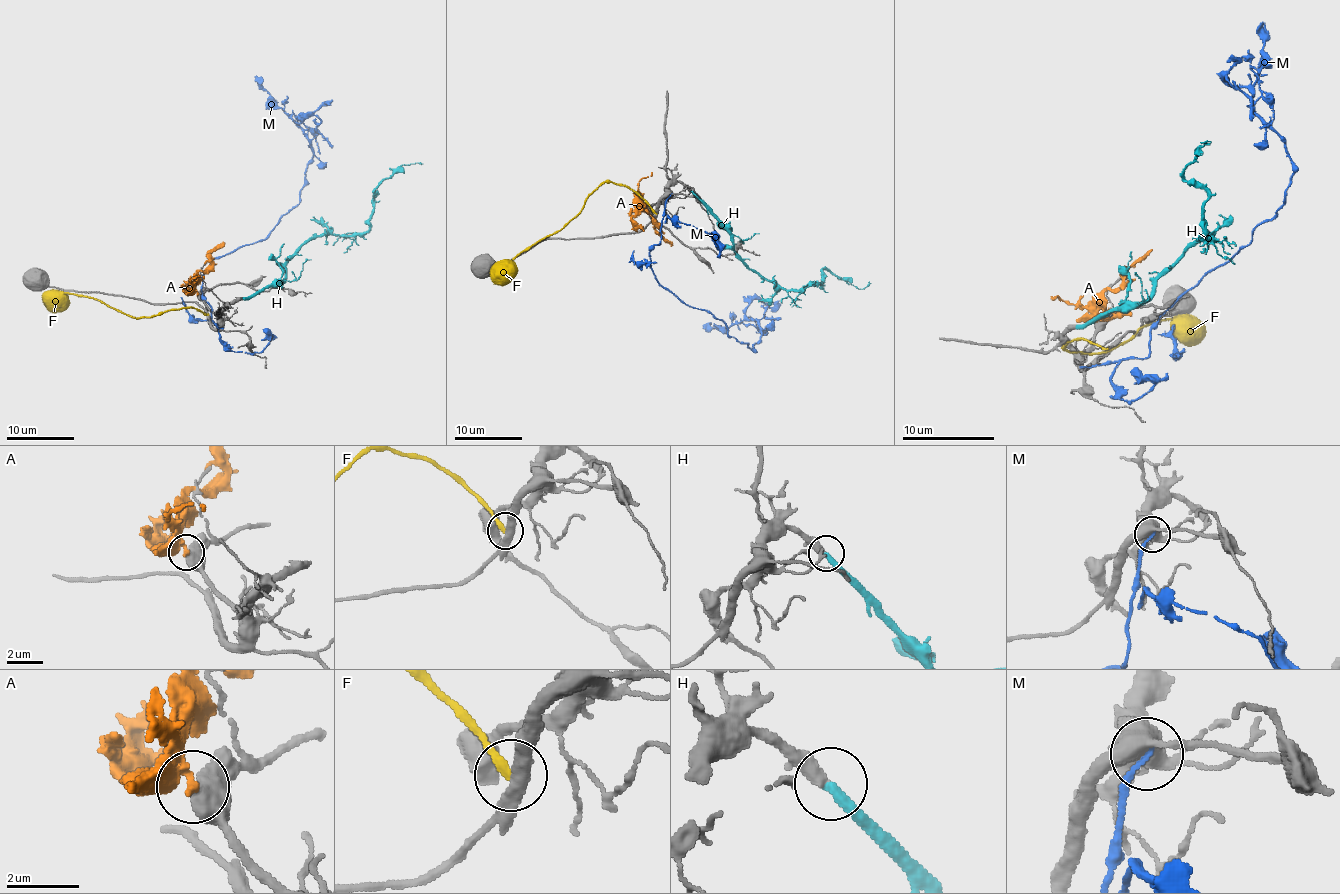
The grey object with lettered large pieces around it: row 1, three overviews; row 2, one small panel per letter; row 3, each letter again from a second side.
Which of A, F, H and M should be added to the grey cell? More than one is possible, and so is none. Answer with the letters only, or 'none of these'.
H

